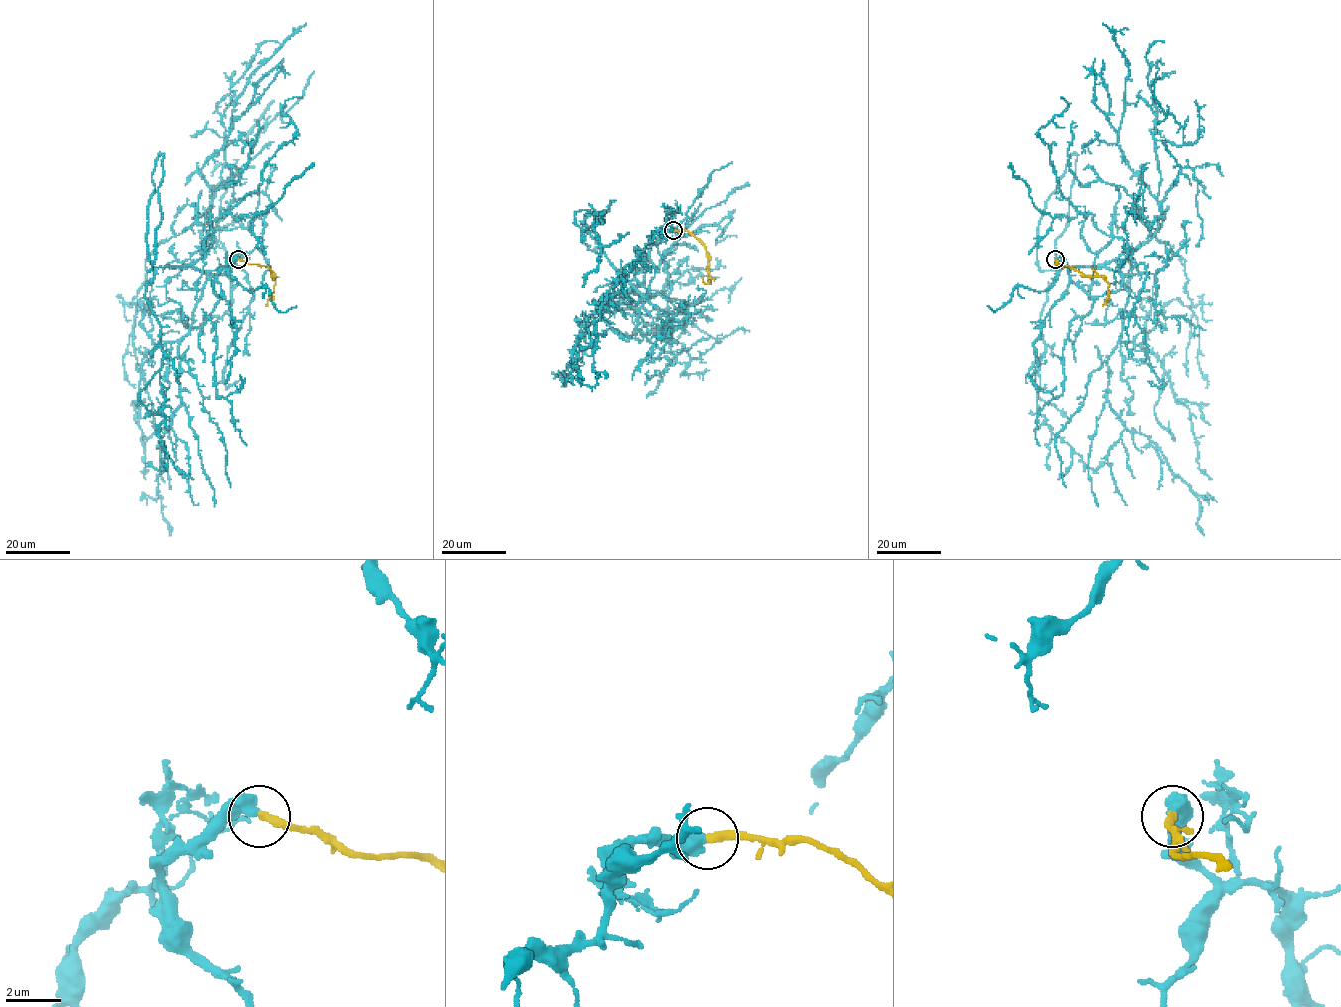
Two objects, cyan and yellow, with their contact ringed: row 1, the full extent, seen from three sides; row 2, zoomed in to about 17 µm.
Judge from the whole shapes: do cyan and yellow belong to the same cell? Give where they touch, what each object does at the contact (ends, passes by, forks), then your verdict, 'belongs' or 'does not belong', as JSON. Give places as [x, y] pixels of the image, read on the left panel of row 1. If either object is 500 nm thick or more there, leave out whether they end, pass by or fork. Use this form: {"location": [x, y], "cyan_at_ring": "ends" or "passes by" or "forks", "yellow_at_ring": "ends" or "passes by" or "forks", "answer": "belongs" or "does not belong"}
{"location": [238, 259], "answer": "belongs"}

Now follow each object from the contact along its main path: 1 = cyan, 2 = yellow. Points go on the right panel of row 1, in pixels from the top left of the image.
1: (1056, 259), (1092, 296), (1116, 292), (1106, 265), (1161, 214), (1117, 144), (1128, 62), (1103, 23)
2: (1056, 259), (1056, 263), (1085, 275), (1102, 276), (1109, 284), (1109, 299), (1102, 305)

